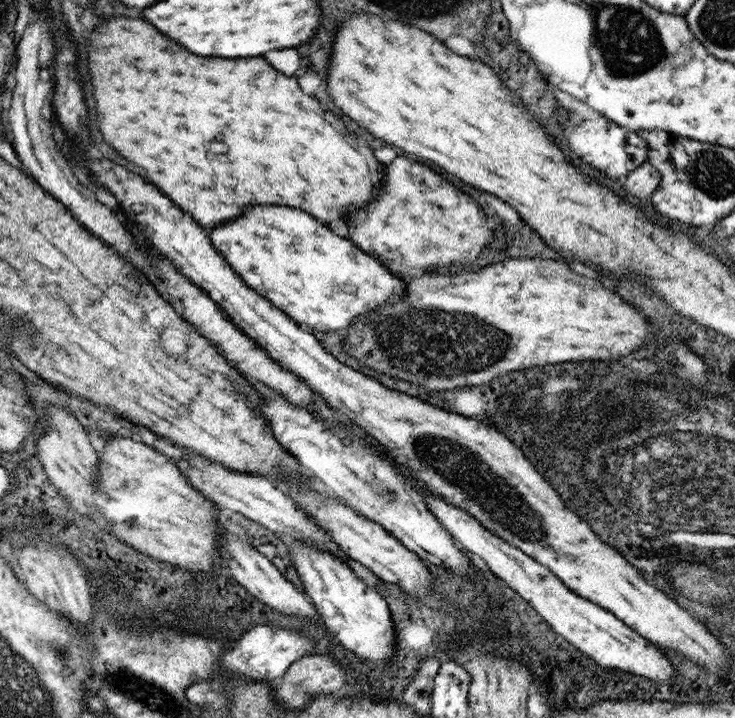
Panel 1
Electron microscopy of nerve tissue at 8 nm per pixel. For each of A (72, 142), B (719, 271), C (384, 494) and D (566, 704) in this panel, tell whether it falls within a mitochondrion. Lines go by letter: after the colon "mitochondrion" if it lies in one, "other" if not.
A: other
B: other
C: mitochondrion
D: other

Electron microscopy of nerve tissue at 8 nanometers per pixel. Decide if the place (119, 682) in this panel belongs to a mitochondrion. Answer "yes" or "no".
yes

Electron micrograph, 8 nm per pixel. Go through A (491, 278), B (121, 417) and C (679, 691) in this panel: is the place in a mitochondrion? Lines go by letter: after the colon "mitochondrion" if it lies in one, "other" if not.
A: other
B: other
C: other

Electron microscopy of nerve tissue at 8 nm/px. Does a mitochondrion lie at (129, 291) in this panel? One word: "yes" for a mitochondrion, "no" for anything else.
yes

